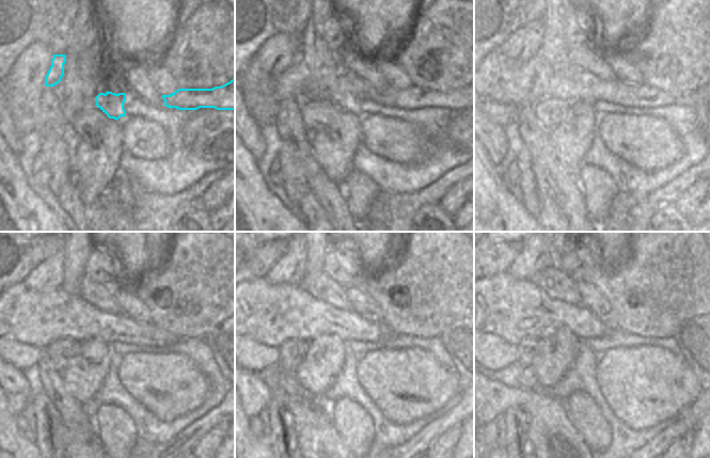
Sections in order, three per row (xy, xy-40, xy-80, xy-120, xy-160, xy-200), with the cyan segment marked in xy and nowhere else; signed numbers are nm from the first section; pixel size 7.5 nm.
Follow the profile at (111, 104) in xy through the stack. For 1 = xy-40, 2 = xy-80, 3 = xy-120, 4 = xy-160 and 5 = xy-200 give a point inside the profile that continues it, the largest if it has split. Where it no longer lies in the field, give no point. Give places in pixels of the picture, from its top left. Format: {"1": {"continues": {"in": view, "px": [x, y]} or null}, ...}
{"1": {"continues": {"in": "xy-40", "px": [347, 91]}}, "2": {"continues": {"in": "xy-80", "px": [504, 80]}}, "3": {"continues": {"in": "xy-120", "px": [32, 317]}}, "4": {"continues": {"in": "xy-160", "px": [272, 314]}}, "5": {"continues": {"in": "xy-200", "px": [511, 309]}}}

